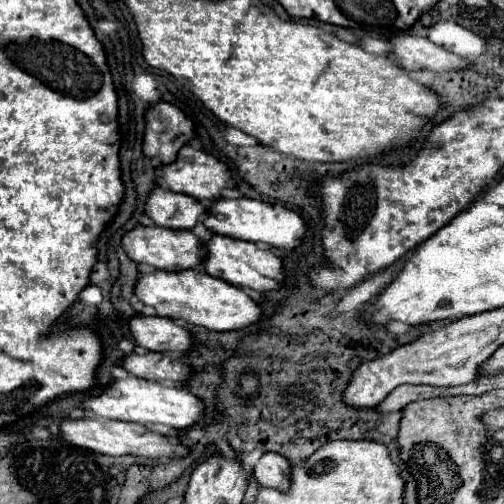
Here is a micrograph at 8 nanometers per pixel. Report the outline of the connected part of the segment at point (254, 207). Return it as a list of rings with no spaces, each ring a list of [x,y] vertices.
[[[244,197],[212,201],[212,205],[208,207],[204,225],[208,231],[218,233],[218,235],[244,239],[244,241],[252,241],[252,243],[262,241],[262,243],[268,243],[278,249],[294,249],[306,231],[306,225],[298,213],[284,209],[280,205],[270,205],[270,203],[262,203],[256,199],[244,199]]]

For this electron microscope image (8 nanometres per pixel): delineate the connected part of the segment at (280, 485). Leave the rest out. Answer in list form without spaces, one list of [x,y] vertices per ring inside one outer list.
[[[264,453],[260,461],[254,465],[254,479],[258,485],[274,487],[274,489],[286,489],[288,487],[288,473],[290,465],[288,461],[278,453]]]

